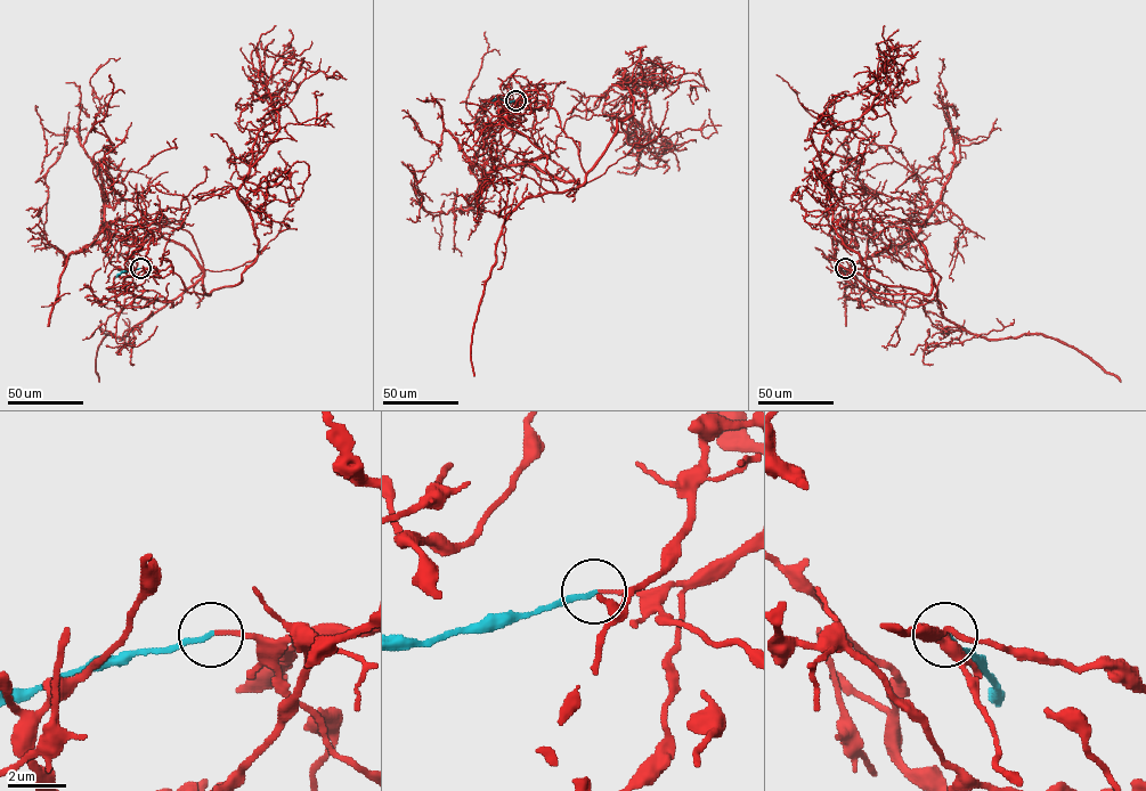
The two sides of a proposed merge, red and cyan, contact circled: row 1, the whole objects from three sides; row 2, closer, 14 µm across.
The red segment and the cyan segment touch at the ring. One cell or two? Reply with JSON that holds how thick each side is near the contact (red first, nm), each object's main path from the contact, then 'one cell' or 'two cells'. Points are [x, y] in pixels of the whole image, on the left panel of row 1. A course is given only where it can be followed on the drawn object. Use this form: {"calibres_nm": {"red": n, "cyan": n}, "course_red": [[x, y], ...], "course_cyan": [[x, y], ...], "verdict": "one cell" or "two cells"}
{"calibres_nm": {"red": 140, "cyan": 170}, "course_red": [[140, 268], [238, 284], [271, 98], [323, 124], [319, 95]], "course_cyan": [[140, 268], [116, 277]], "verdict": "one cell"}

